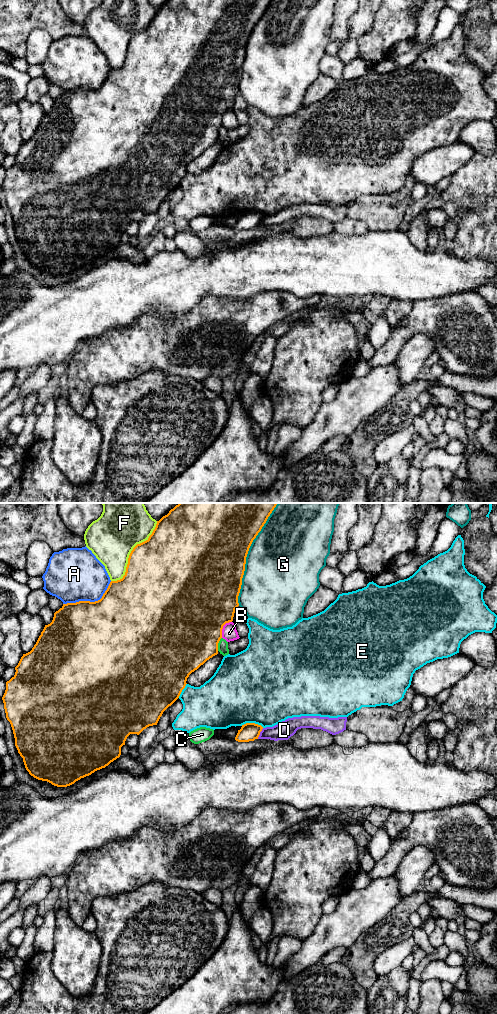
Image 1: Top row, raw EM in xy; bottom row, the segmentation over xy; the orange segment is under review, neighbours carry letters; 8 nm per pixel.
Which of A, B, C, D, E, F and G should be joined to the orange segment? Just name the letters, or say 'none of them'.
none of them

